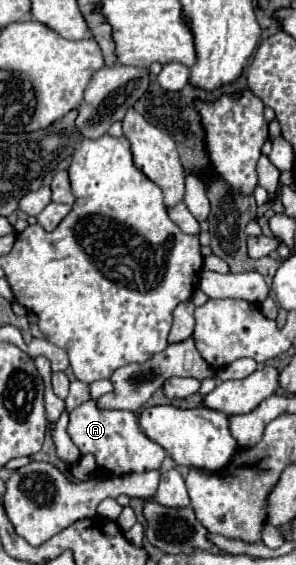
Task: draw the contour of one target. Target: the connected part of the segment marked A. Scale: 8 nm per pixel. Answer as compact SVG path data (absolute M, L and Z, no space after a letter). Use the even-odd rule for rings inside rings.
M95 399L81 403L69 413L67 433L81 451L81 455L95 457L97 469L117 469L117 475L135 473L135 469L139 469L139 473L157 471L161 469L167 455L161 445L153 443L147 435L143 435L143 431L137 425L135 413L119 409L99 409Z

